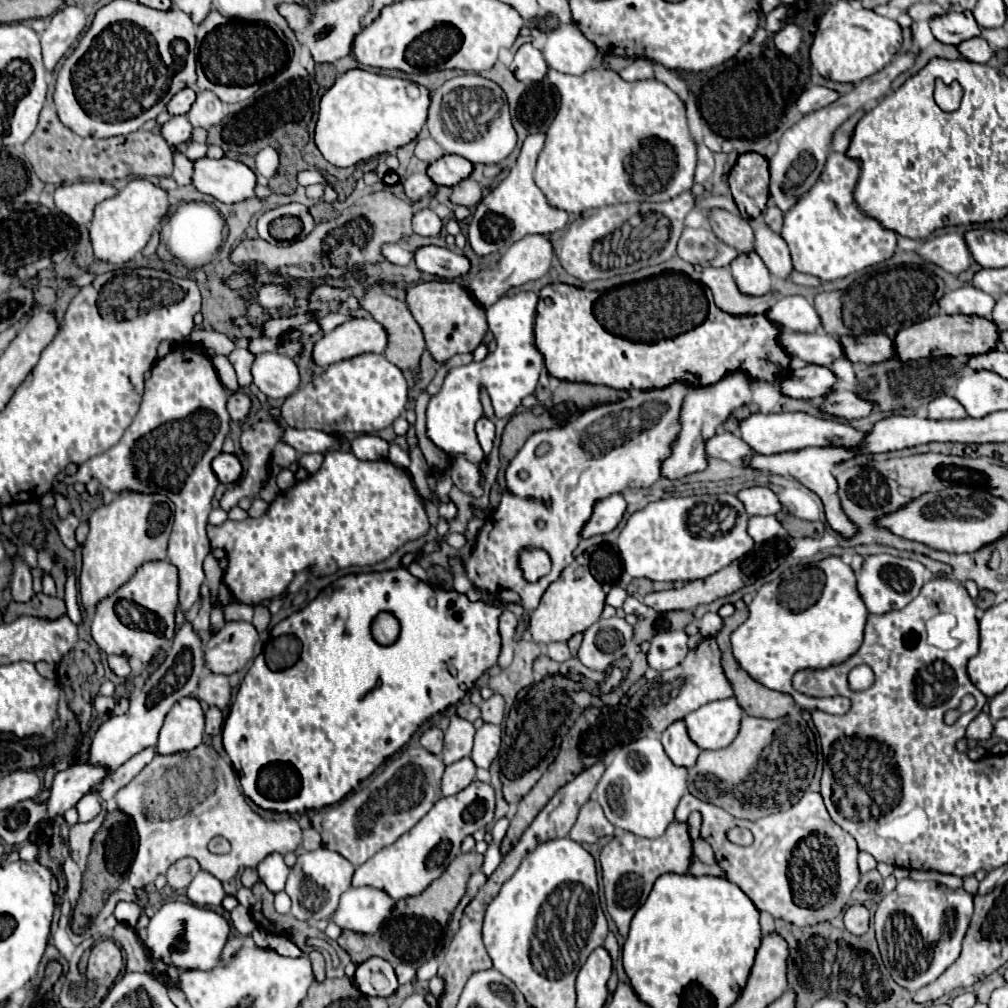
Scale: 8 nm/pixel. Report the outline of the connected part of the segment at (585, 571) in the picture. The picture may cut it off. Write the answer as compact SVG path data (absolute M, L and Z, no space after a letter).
M589 560L583 564L583 568L567 566L561 572L561 576L547 588L547 592L541 598L541 604L531 614L529 632L533 634L533 640L541 644L567 642L573 634L587 630L593 622L599 620L605 606L605 596L613 584L617 584L617 578L611 580L609 576L605 576L605 580L599 582L589 570Z

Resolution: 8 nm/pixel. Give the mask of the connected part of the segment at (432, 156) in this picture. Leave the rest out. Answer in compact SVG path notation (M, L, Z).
M423 138L423 140L417 140L417 146L415 146L415 156L427 164L439 160L443 156L443 148L433 140L433 138Z

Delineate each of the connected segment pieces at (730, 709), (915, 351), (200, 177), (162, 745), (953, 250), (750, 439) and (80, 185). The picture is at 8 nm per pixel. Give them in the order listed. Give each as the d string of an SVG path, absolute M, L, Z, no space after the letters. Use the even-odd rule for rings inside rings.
M725 698L709 702L689 716L685 716L687 732L691 740L703 750L719 750L729 746L743 720L743 708L737 704L737 698Z
M939 314L923 322L901 328L893 338L893 350L897 360L919 360L931 356L975 356L995 348L997 344L997 326L991 320L965 314Z
M227 156L221 160L199 158L193 162L193 186L211 194L219 202L233 204L255 196L255 172L241 162L235 162Z
M181 698L167 714L159 732L157 752L177 754L193 750L201 744L205 727L205 715L197 698Z
M943 234L943 236L929 238L921 244L917 254L923 260L929 260L929 262L941 266L949 274L961 274L973 262L969 248L961 234Z
M783 412L783 414L751 414L745 420L739 422L739 436L745 444L751 446L757 454L779 454L779 452L791 452L801 450L809 446L861 446L865 432L859 432L847 424L841 424L837 420L821 420L803 412Z
M75 182L63 184L53 192L55 206L77 224L89 224L93 210L105 198L113 198L119 190L105 182Z

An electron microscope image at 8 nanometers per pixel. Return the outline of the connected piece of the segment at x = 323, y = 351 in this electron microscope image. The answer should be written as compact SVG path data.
M353 318L333 332L325 334L313 348L313 360L319 366L329 366L367 352L383 352L387 348L387 332L369 318Z

